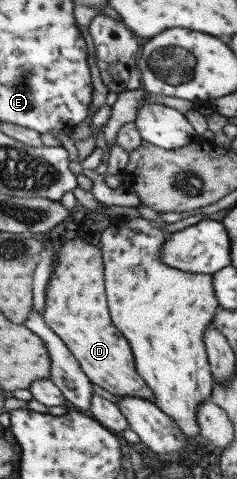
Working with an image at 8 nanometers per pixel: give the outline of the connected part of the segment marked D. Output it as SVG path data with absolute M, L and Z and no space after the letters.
M77 238L60 245L45 295L47 295L45 297L45 313L43 313L45 323L61 337L91 383L103 387L117 397L126 395L143 398L150 402L154 400L151 388L136 370L129 342L111 319L105 289L102 251L95 244Z

